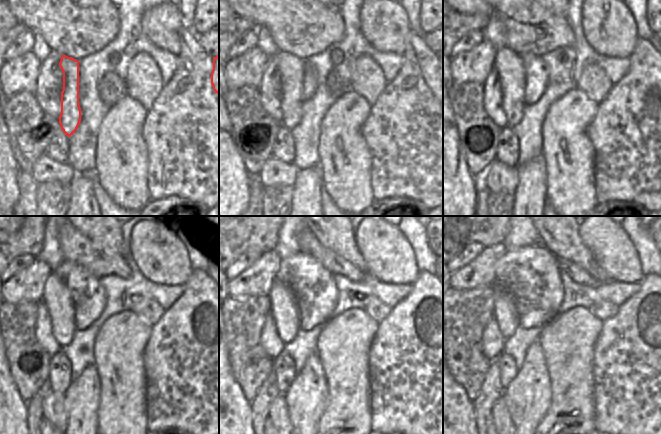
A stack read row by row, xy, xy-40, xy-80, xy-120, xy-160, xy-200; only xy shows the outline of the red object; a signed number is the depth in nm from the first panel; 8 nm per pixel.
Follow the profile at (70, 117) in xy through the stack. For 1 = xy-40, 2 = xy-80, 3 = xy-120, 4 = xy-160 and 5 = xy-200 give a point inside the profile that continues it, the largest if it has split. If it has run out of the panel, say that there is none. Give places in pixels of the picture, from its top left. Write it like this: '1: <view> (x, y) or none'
1: xy-40 (291, 68)
2: xy-80 (509, 66)
3: xy-120 (56, 296)
4: xy-160 (284, 311)
5: xy-200 (504, 311)

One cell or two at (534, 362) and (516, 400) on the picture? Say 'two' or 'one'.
one

